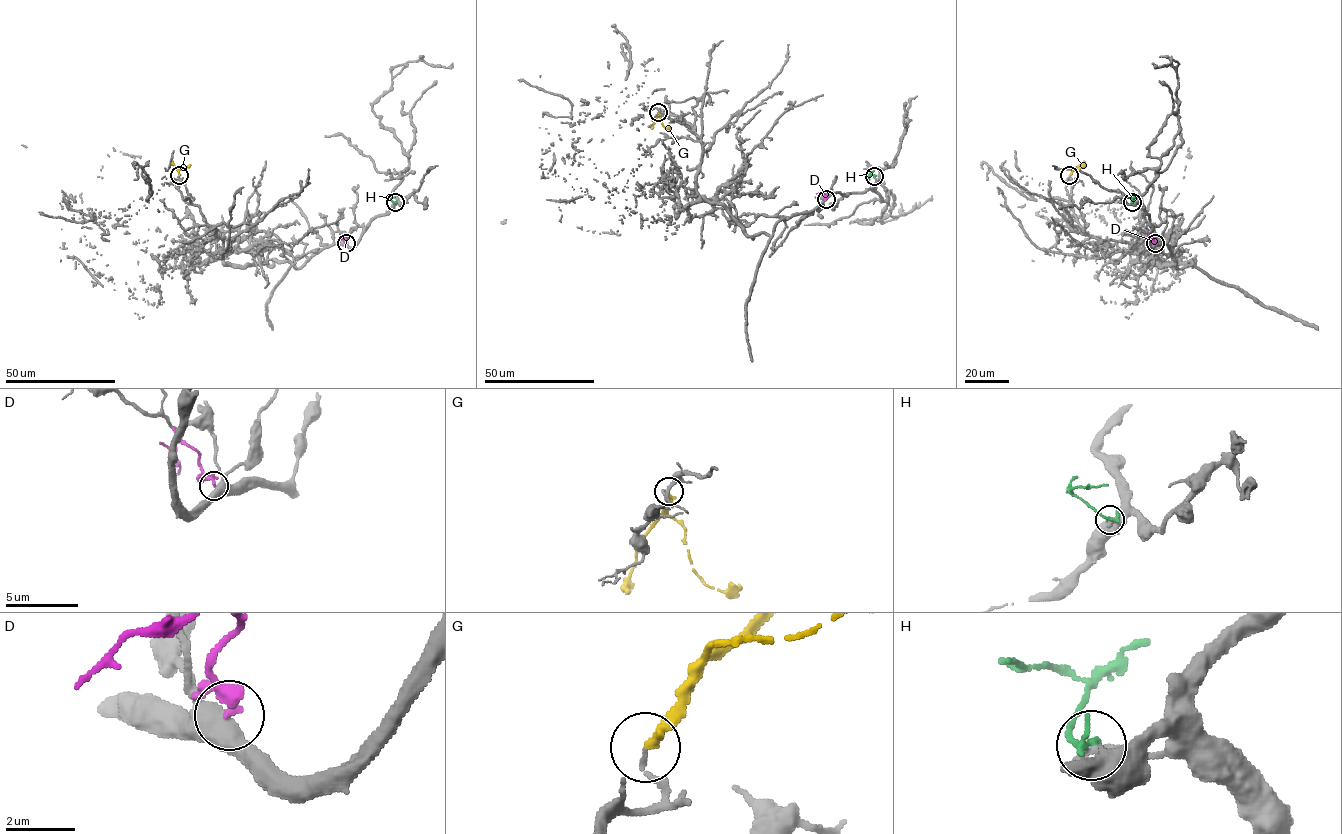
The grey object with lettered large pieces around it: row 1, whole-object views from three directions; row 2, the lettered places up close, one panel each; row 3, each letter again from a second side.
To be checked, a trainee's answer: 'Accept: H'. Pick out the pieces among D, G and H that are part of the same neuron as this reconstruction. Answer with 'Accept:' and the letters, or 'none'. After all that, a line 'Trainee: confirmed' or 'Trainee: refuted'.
Accept: none
Trainee: refuted

